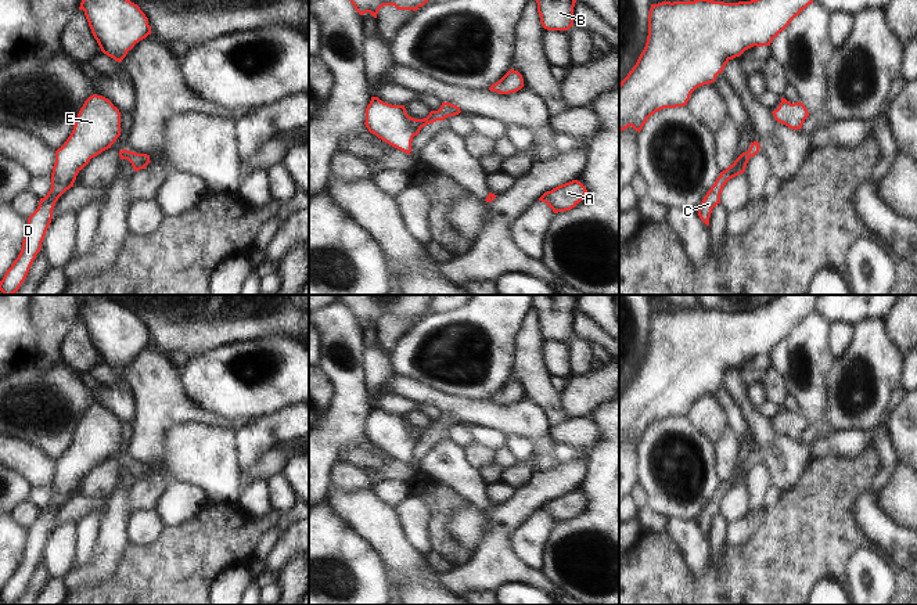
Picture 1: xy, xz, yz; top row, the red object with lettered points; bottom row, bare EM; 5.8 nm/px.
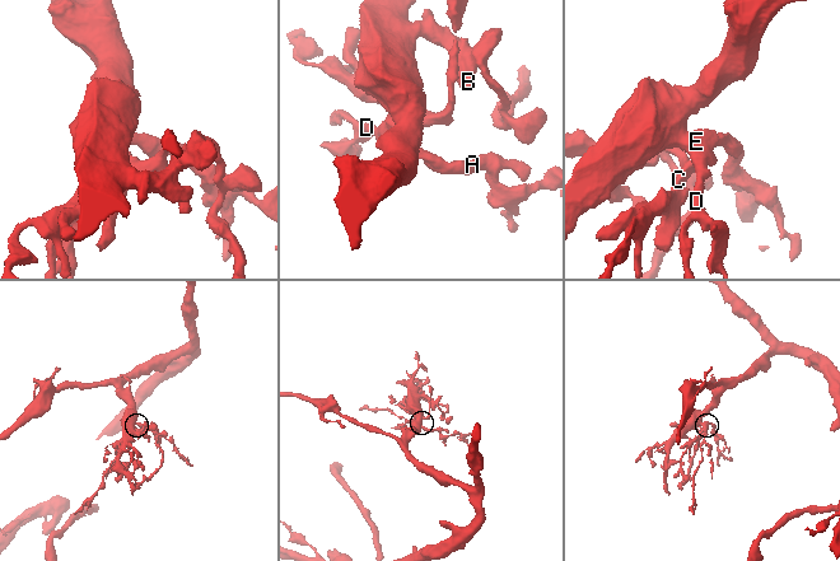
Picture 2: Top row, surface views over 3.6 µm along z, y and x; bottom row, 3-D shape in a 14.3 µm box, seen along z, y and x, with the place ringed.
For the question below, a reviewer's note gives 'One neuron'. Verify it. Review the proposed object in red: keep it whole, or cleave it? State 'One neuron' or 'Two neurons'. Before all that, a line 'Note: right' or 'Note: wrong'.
Note: right
One neuron

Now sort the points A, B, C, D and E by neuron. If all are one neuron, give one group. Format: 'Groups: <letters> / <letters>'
Groups: A B C D E

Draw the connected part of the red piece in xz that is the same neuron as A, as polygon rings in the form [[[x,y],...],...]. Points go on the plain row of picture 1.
[[[572,490],[544,503],[539,511],[546,512],[554,523],[558,523],[575,518],[585,509],[586,503],[587,500],[580,491]]]

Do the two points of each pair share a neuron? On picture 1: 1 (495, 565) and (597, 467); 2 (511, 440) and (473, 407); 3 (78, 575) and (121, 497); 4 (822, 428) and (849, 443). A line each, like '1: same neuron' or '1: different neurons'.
1: different neurons
2: different neurons
3: same neuron
4: different neurons

